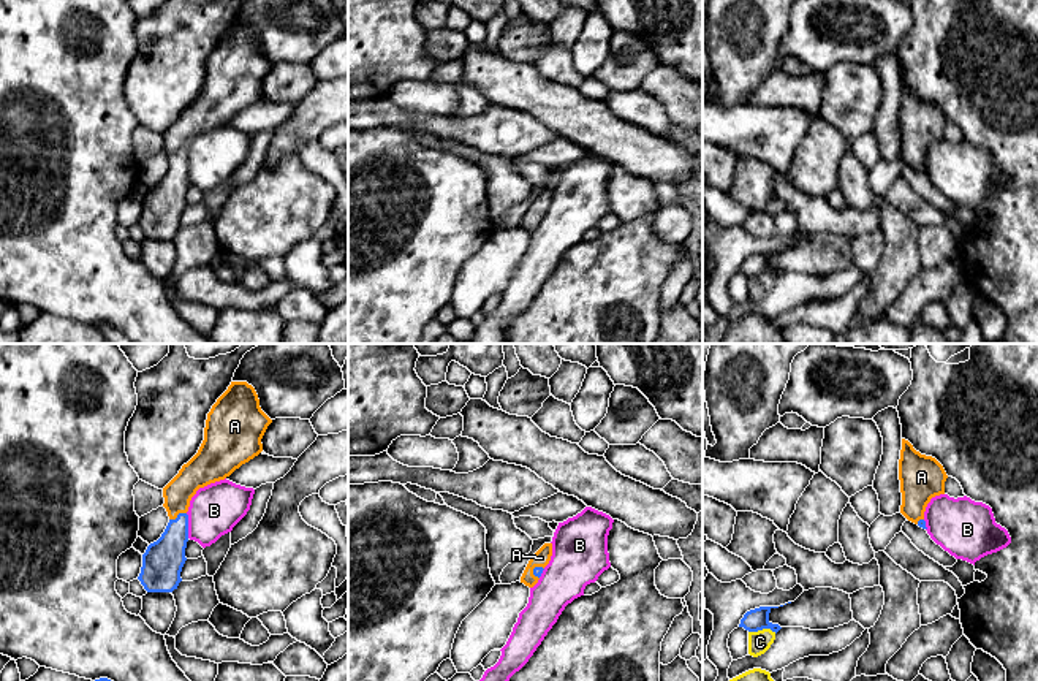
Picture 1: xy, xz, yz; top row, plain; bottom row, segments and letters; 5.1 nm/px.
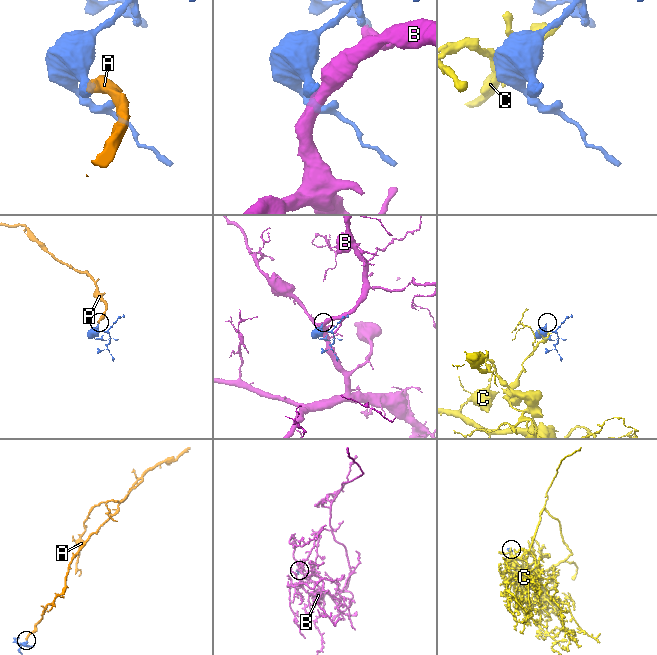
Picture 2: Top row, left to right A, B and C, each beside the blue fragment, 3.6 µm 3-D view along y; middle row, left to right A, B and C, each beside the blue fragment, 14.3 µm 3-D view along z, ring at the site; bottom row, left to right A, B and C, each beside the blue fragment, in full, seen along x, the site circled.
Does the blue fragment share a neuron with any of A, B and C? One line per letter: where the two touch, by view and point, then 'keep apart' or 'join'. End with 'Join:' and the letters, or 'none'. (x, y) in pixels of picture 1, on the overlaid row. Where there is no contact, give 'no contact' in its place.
A: xy (178, 515) | join
B: xy (187, 526) | keep apart
C: yz (763, 627) | keep apart
Join: A

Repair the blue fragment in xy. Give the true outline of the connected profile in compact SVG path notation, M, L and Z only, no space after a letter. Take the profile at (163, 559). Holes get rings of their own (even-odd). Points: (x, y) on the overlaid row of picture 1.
M231 382L207 413L204 440L198 453L182 466L179 474L163 488L169 523L161 537L150 543L142 554L142 567L138 580L147 592L172 592L182 581L180 572L187 561L188 507L199 488L225 480L242 464L263 451L261 439L272 420L261 410L260 399L247 382Z

